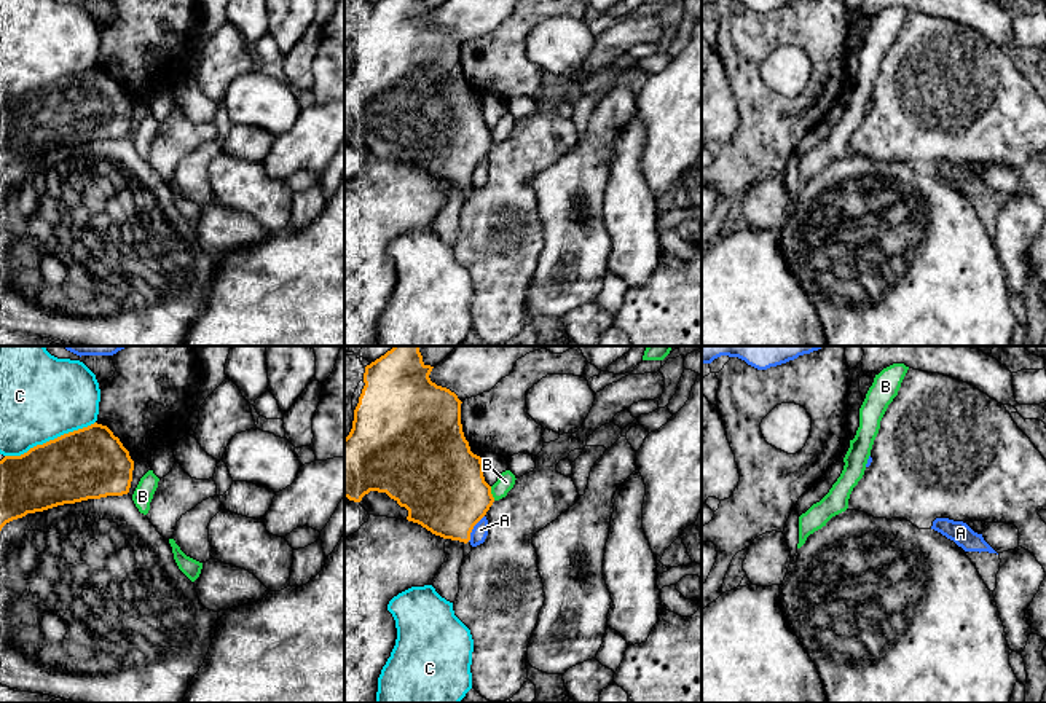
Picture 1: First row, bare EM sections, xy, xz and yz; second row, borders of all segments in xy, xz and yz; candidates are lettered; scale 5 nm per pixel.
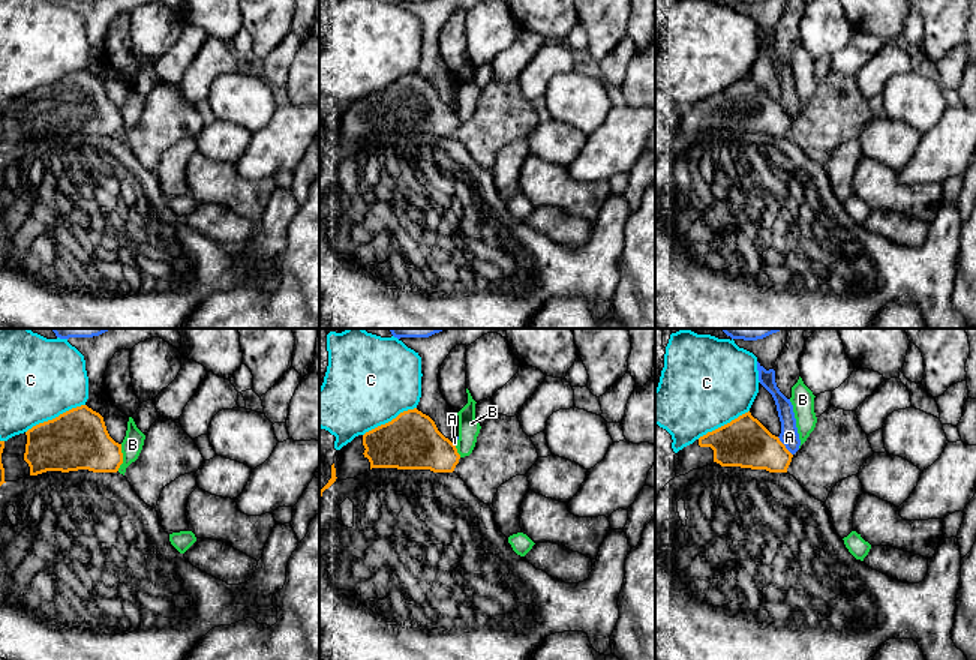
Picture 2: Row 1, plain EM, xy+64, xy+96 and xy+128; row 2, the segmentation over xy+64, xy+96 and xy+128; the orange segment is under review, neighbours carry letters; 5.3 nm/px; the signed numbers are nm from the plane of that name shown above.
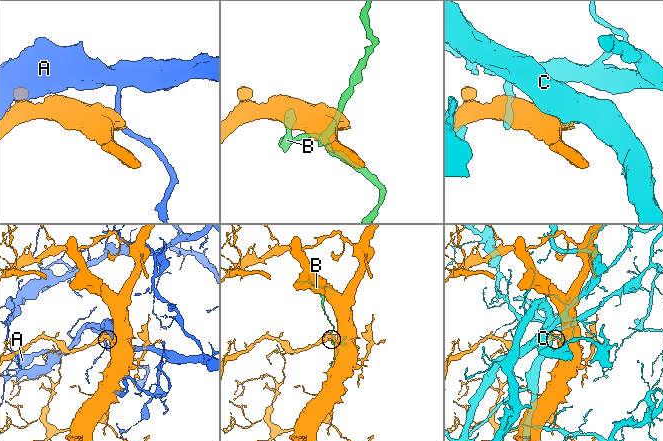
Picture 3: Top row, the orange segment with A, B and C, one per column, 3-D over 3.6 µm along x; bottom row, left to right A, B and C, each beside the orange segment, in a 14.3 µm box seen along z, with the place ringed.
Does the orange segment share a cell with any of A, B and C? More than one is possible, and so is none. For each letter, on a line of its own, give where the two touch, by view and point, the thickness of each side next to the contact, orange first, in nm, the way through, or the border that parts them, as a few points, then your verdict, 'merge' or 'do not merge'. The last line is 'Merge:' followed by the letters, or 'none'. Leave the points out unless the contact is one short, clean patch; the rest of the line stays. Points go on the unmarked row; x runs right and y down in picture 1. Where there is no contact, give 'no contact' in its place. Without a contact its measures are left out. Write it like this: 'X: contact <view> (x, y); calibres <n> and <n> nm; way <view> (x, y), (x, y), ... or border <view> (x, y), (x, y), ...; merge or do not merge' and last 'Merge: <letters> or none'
A: contact xz (472, 171); calibres 420 and 80 nm; do not merge
B: contact xz (490, 136); calibres 420 and 90 nm; border xz (490, 129), (495, 142); do not merge
C: contact xy (50, 83); calibres 360 and 420 nm; do not merge
Merge: none

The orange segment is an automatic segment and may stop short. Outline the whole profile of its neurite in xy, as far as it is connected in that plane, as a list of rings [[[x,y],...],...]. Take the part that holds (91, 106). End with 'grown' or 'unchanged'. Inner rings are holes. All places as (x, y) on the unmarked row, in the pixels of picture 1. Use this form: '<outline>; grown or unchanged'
[[[102,67],[0,104],[0,174],[27,156],[129,135],[134,104]]]; unchanged

